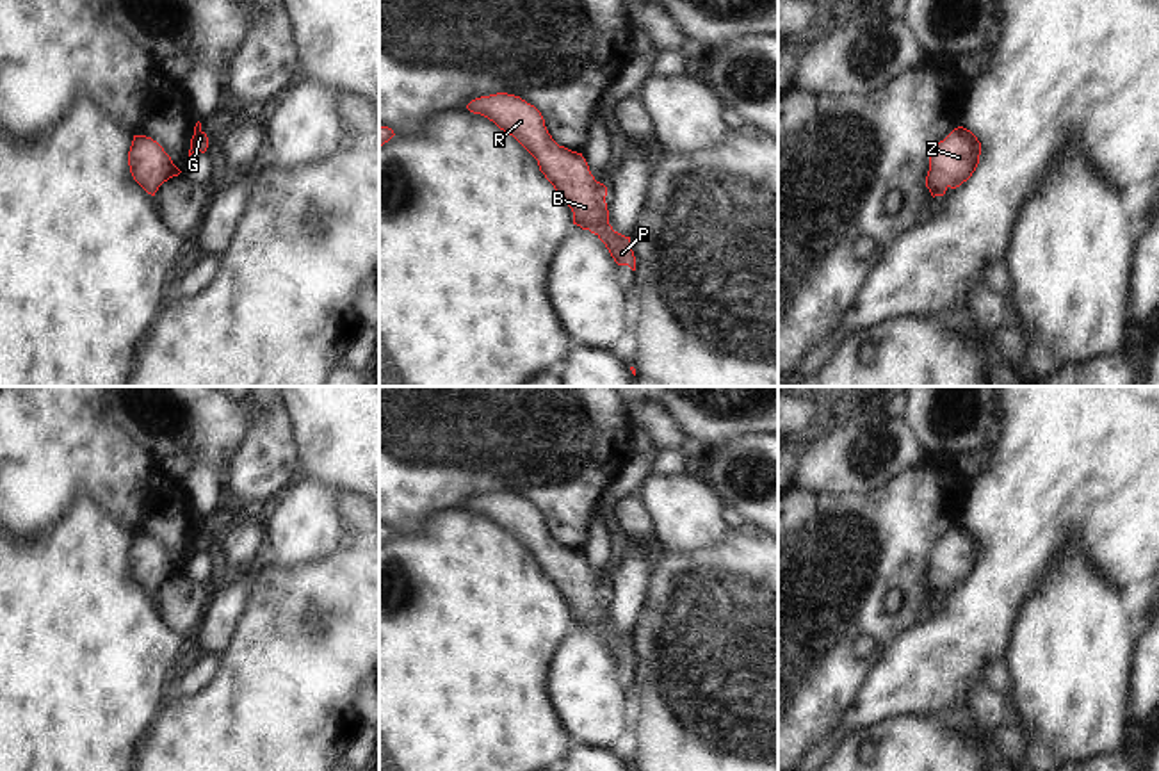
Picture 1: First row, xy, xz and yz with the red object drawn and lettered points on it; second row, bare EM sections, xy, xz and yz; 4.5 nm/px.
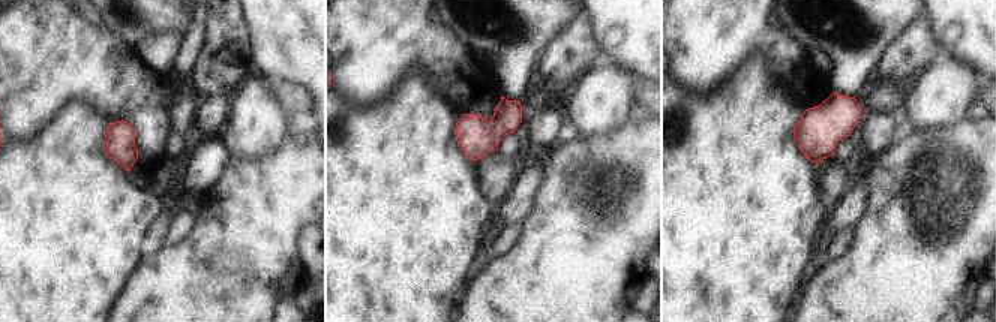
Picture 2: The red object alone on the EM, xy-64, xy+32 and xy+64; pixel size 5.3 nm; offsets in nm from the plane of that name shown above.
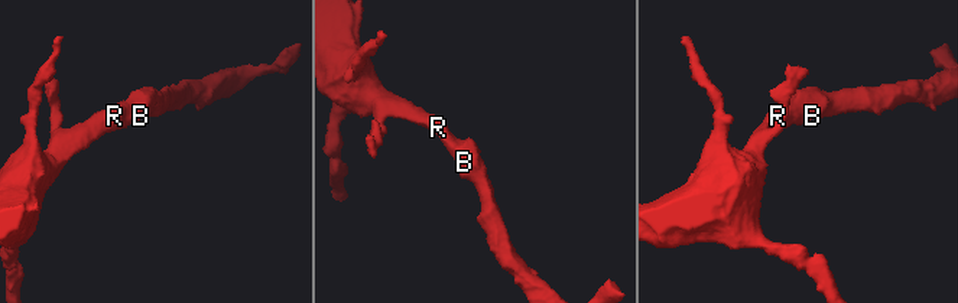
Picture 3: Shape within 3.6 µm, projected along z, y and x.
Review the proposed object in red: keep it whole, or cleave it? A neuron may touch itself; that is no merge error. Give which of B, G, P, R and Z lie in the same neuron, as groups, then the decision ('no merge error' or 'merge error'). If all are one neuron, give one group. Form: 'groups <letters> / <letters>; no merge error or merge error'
groups B G P R Z; no merge error

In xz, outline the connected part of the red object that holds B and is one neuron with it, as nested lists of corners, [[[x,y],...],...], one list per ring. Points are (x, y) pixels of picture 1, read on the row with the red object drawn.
[[[497,93],[472,100],[466,109],[513,135],[536,160],[539,171],[566,199],[573,224],[595,233],[618,265],[636,271],[630,237],[612,230],[605,203],[607,187],[595,180],[582,153],[559,146],[541,112],[520,96]]]

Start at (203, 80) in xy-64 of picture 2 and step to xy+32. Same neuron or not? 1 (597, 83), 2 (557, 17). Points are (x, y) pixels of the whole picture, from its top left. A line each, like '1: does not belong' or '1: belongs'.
1: does not belong
2: does not belong

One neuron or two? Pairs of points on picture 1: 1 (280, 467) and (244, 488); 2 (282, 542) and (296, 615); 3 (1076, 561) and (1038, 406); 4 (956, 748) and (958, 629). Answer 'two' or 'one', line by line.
1: one
2: two
3: two
4: two

